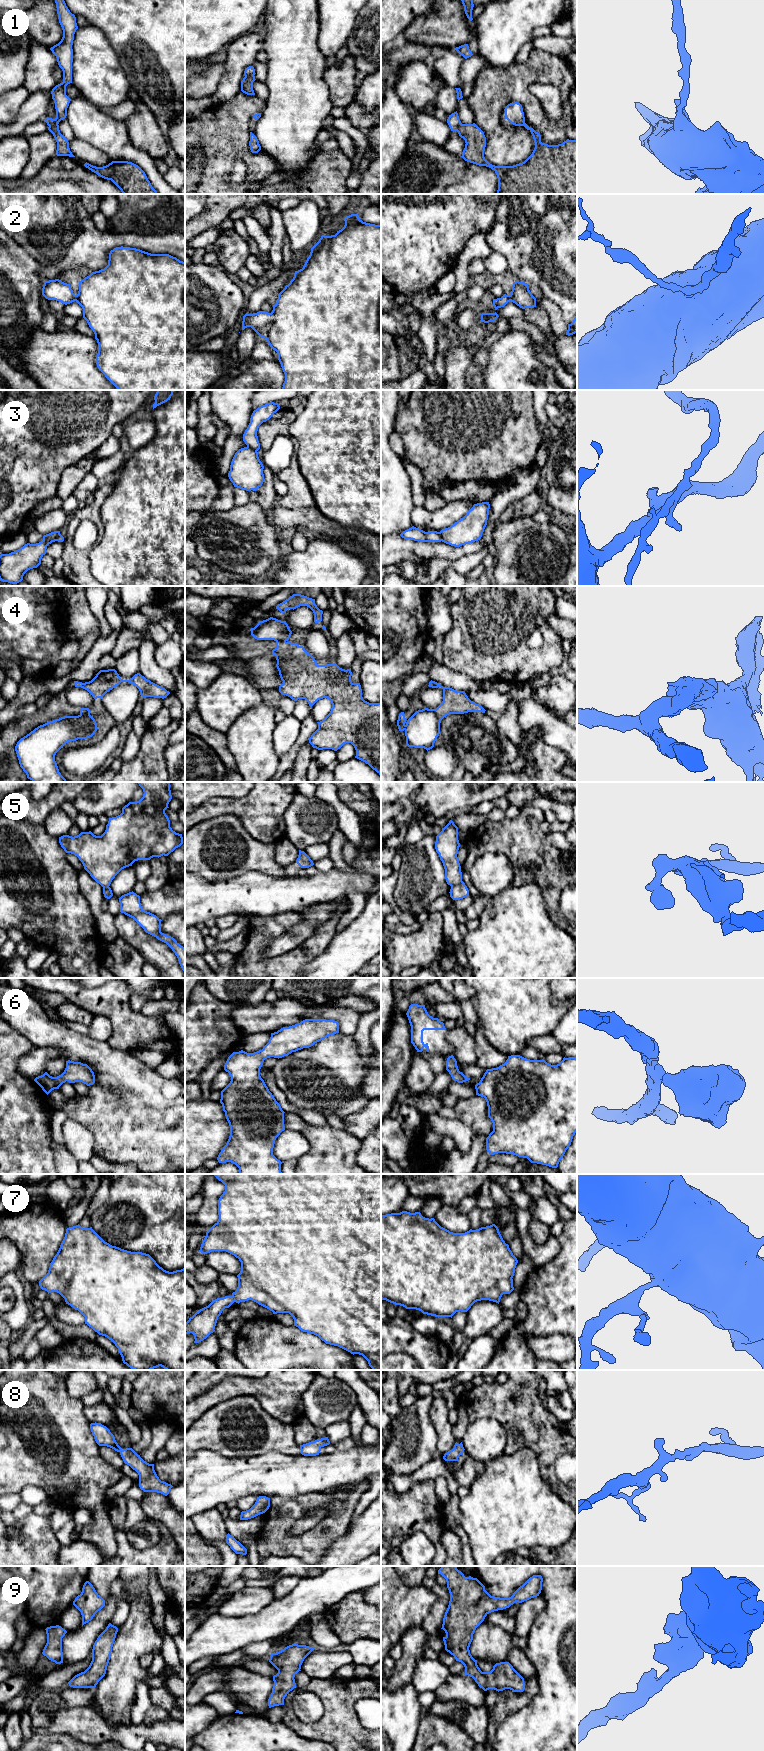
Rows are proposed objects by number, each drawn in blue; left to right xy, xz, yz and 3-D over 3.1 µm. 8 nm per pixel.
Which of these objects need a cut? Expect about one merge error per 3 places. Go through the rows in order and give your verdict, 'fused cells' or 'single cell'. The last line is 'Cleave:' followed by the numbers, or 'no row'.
1: fused cells
2: single cell
3: fused cells
4: fused cells
5: fused cells
6: single cell
7: single cell
8: single cell
9: single cell
Cleave: 1, 3, 4, 5

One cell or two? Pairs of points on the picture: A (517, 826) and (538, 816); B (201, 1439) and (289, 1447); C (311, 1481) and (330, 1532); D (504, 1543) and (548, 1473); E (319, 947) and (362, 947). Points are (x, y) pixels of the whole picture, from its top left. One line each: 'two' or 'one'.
A: one
B: one
C: two
D: two
E: two

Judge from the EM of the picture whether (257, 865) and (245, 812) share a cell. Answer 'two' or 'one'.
two

